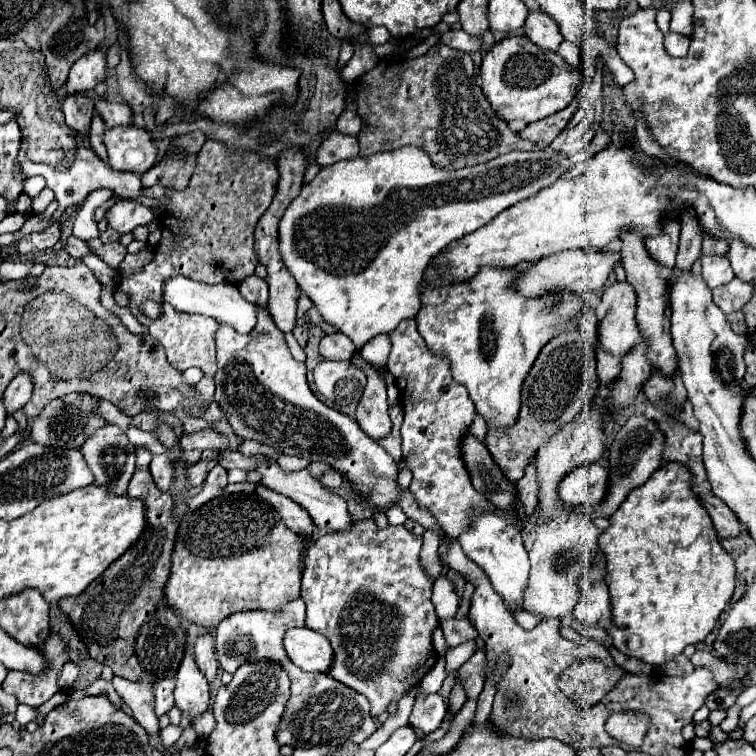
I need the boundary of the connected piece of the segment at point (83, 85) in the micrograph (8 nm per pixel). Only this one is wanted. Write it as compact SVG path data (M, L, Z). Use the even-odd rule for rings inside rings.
M104 50L86 52L86 56L78 58L72 68L66 82L68 92L90 92L94 86L98 86L106 78L108 66L106 66L106 54Z

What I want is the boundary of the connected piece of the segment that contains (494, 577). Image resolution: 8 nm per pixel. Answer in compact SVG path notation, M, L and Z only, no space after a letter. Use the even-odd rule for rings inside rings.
M470 508L470 518L466 530L458 536L458 542L466 556L474 560L490 578L492 588L506 600L508 608L520 608L522 606L522 592L526 588L528 580L528 554L524 548L522 532L514 524L510 524L506 518L502 518L496 512L484 512L484 510L474 510Z

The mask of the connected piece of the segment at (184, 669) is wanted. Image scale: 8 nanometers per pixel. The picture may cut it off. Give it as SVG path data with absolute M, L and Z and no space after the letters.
M186 644L186 652L182 658L182 664L176 672L176 688L174 688L174 698L176 706L190 714L190 718L198 716L210 706L210 692L208 692L208 682L202 676L200 668L196 666L194 654L190 646Z

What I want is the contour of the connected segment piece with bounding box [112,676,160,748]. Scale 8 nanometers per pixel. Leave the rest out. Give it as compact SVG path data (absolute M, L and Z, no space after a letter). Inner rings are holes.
M114 676L112 684L114 684L116 694L132 708L134 718L138 720L138 724L150 734L150 744L154 748L158 748L160 726L158 726L158 718L154 714L154 704L152 704L154 702L152 684L150 682L126 680L122 676Z

